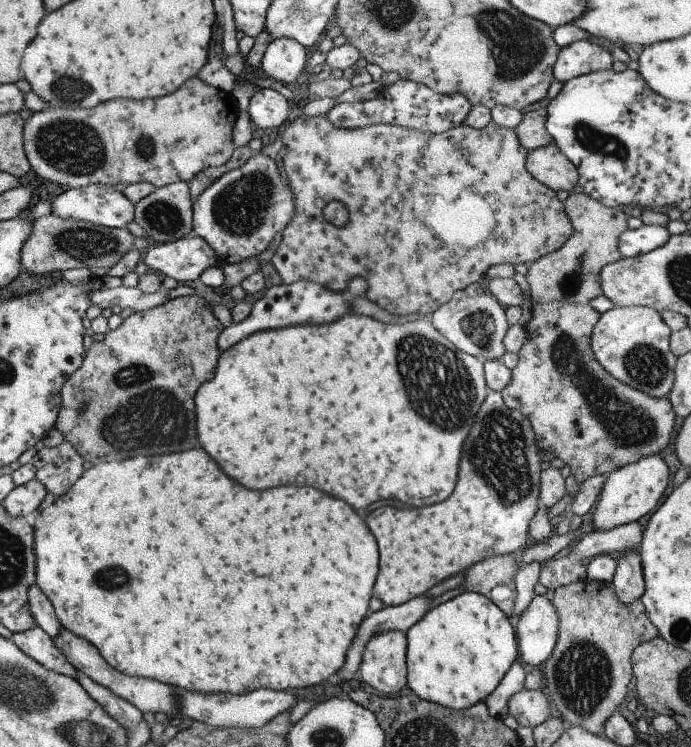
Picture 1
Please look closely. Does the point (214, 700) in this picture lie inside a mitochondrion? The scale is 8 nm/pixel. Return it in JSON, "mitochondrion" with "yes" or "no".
{"mitochondrion":"no"}

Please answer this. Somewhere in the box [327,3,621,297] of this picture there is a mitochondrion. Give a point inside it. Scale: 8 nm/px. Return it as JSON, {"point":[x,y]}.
{"point":[514,46]}

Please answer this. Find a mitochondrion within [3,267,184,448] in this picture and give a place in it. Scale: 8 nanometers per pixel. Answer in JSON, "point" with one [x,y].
{"point":[84,404]}

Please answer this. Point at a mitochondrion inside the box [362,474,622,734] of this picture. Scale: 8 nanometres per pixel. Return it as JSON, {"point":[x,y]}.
{"point":[582,676]}

